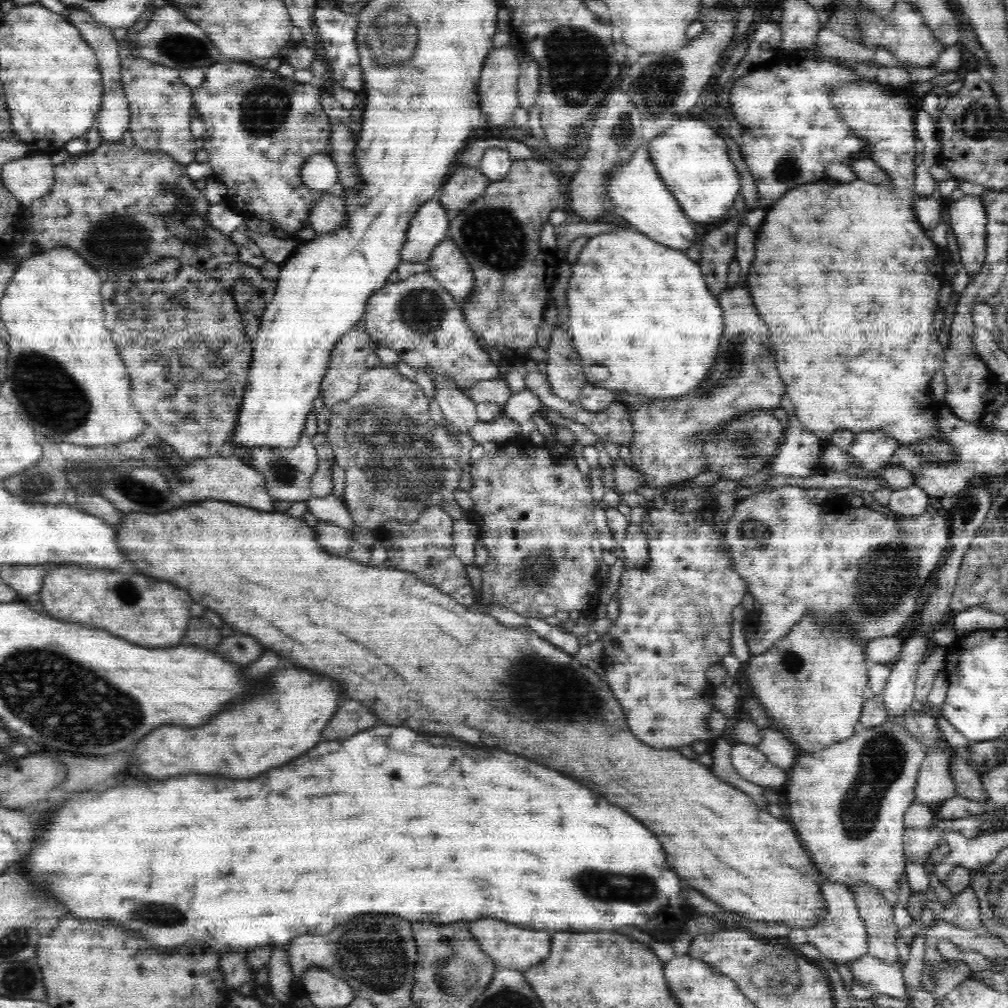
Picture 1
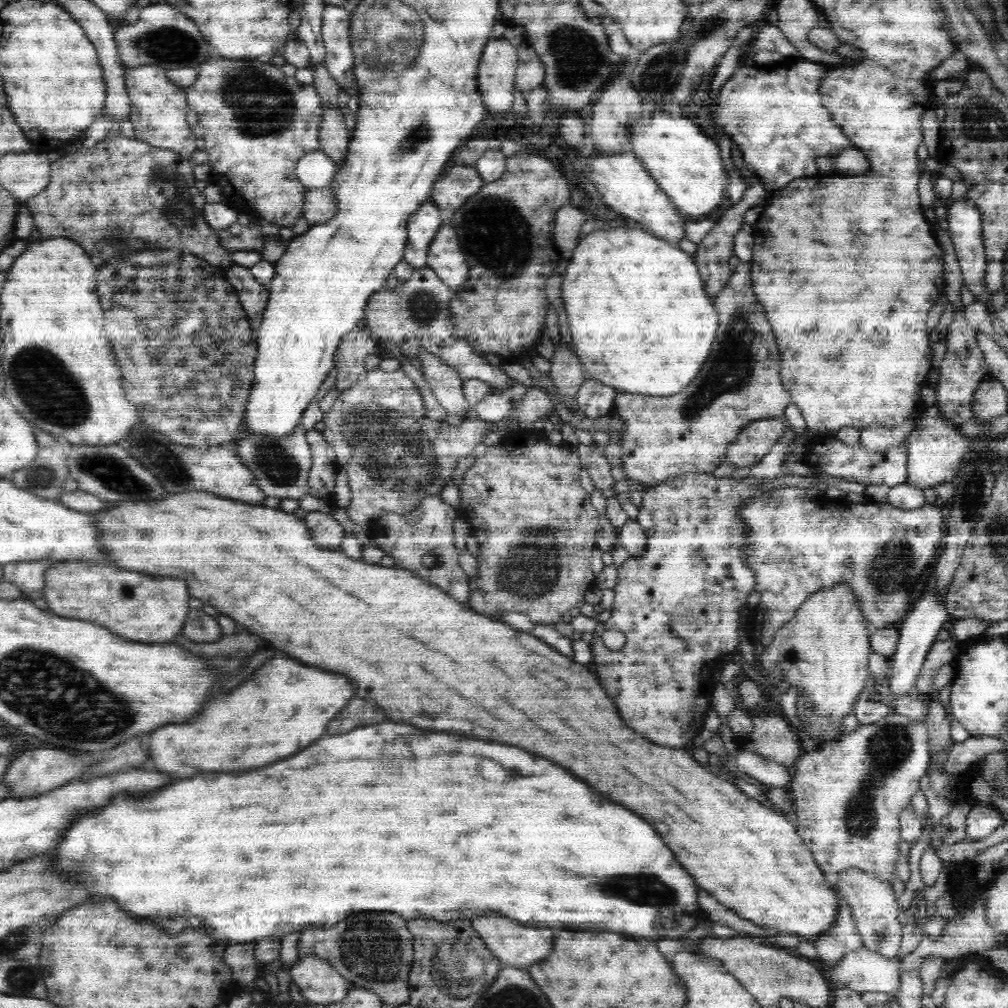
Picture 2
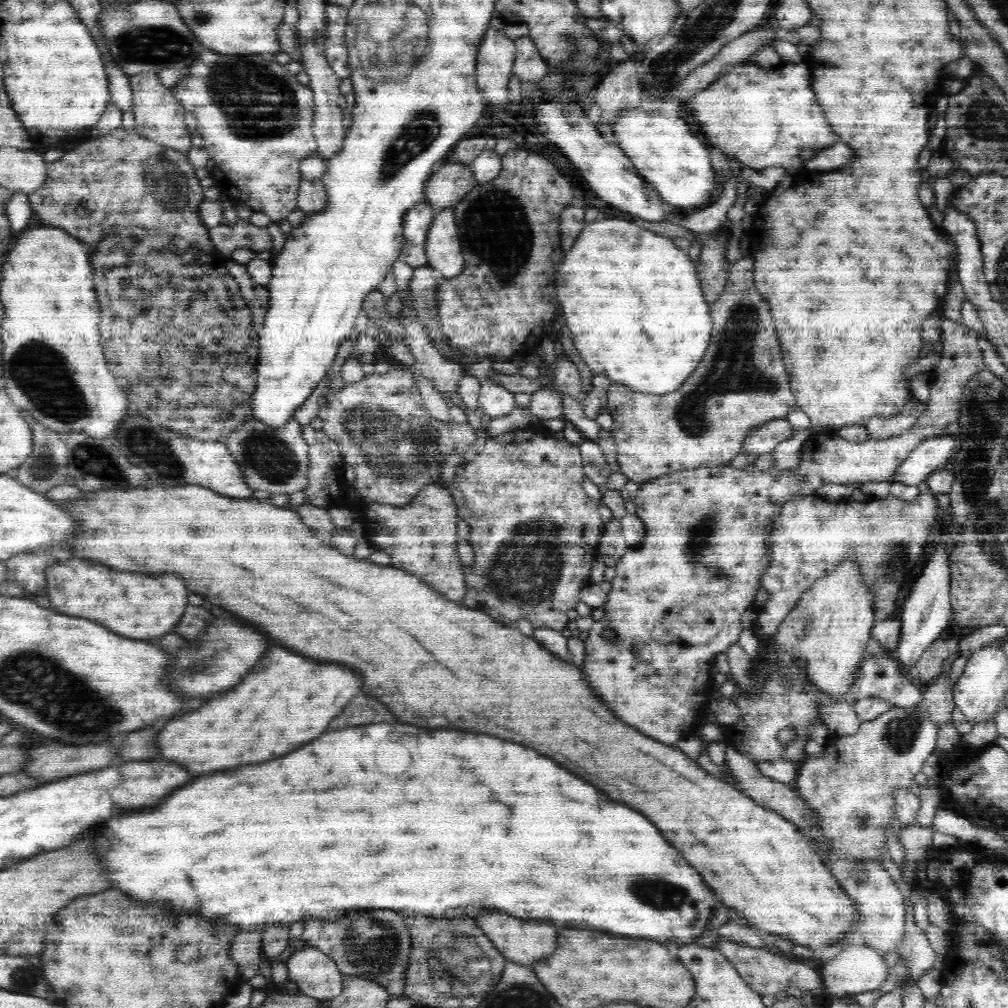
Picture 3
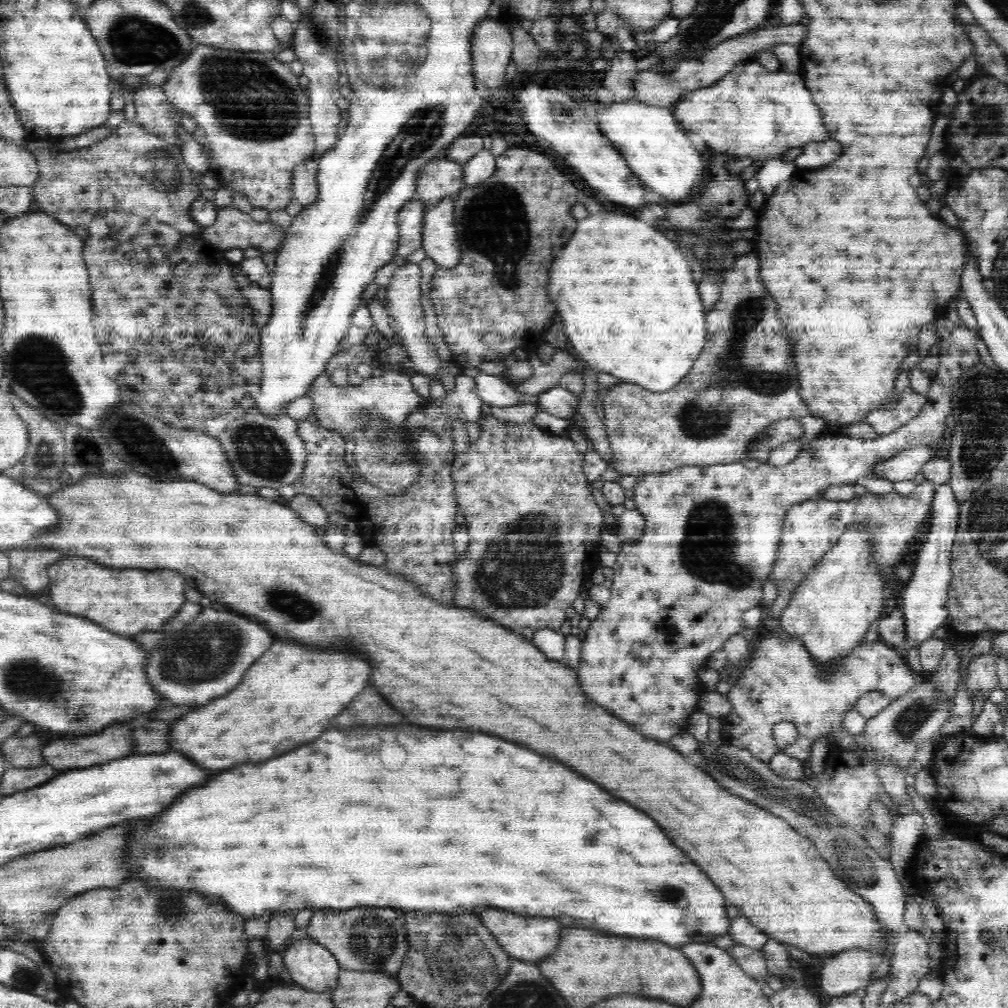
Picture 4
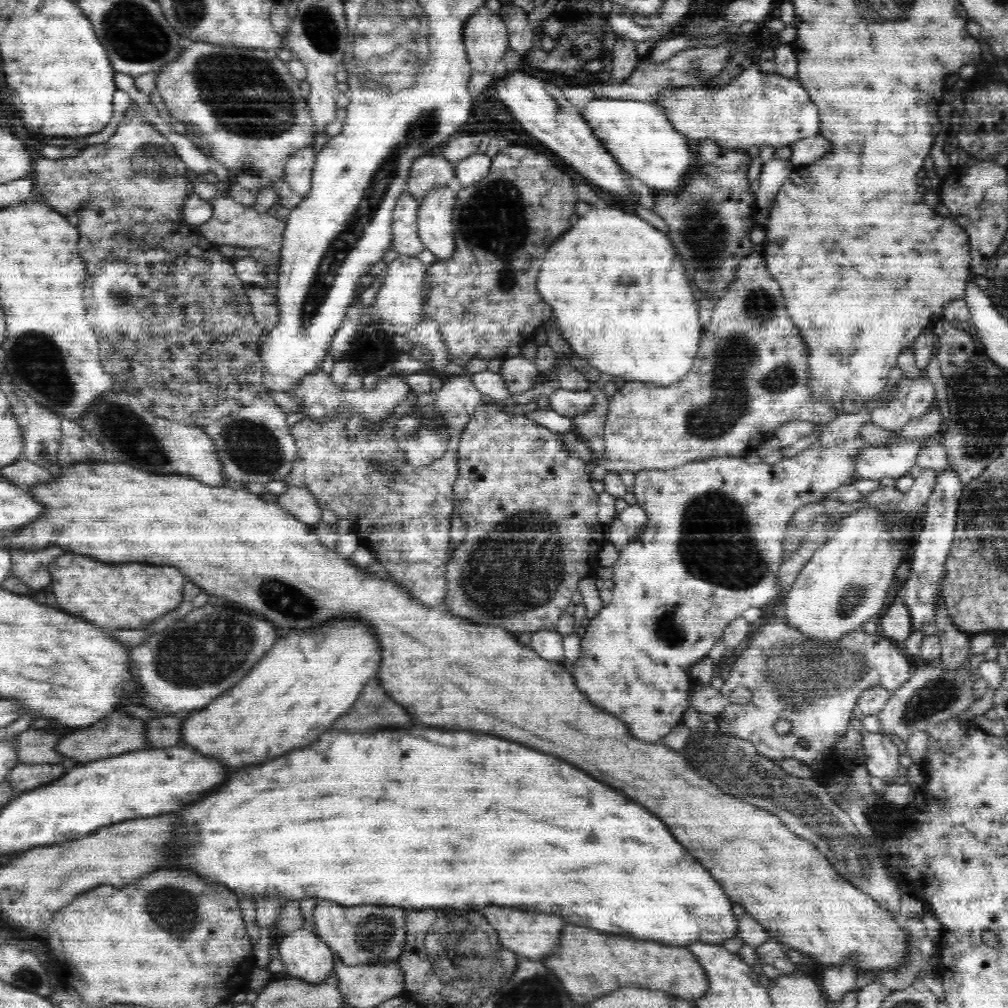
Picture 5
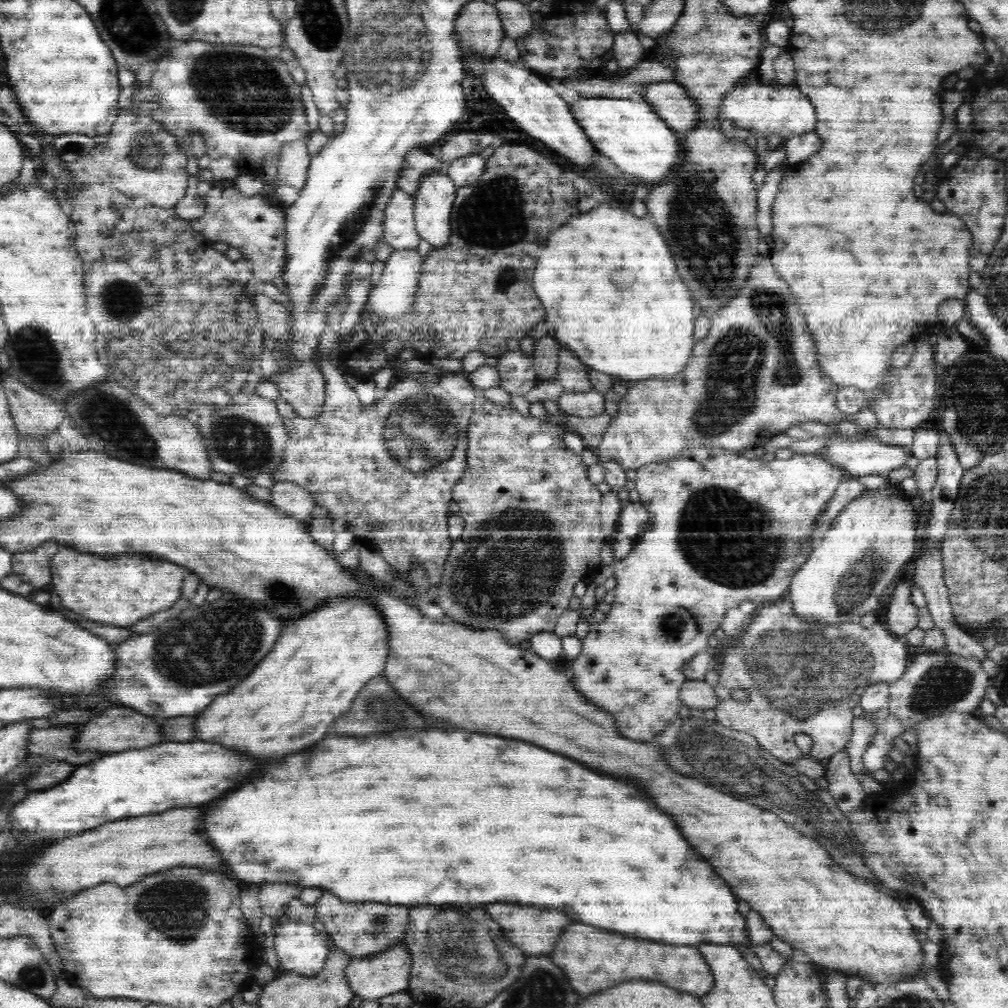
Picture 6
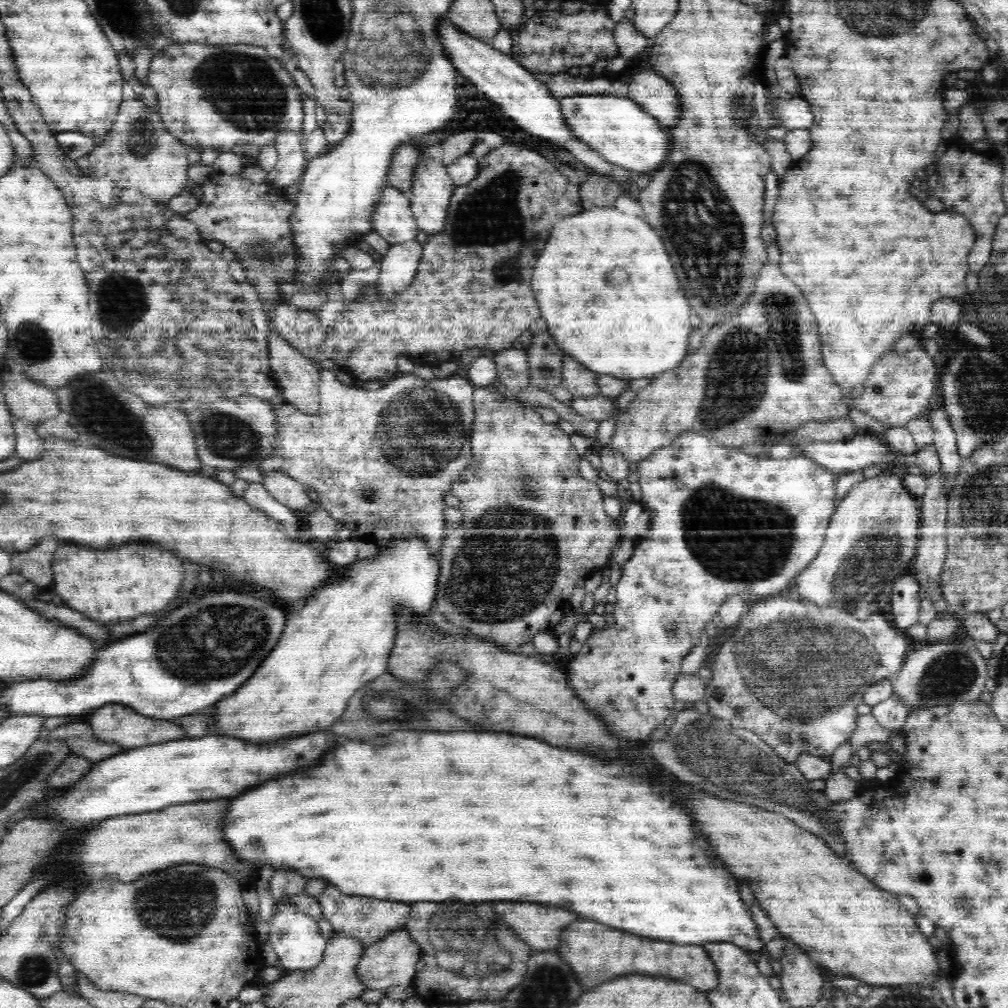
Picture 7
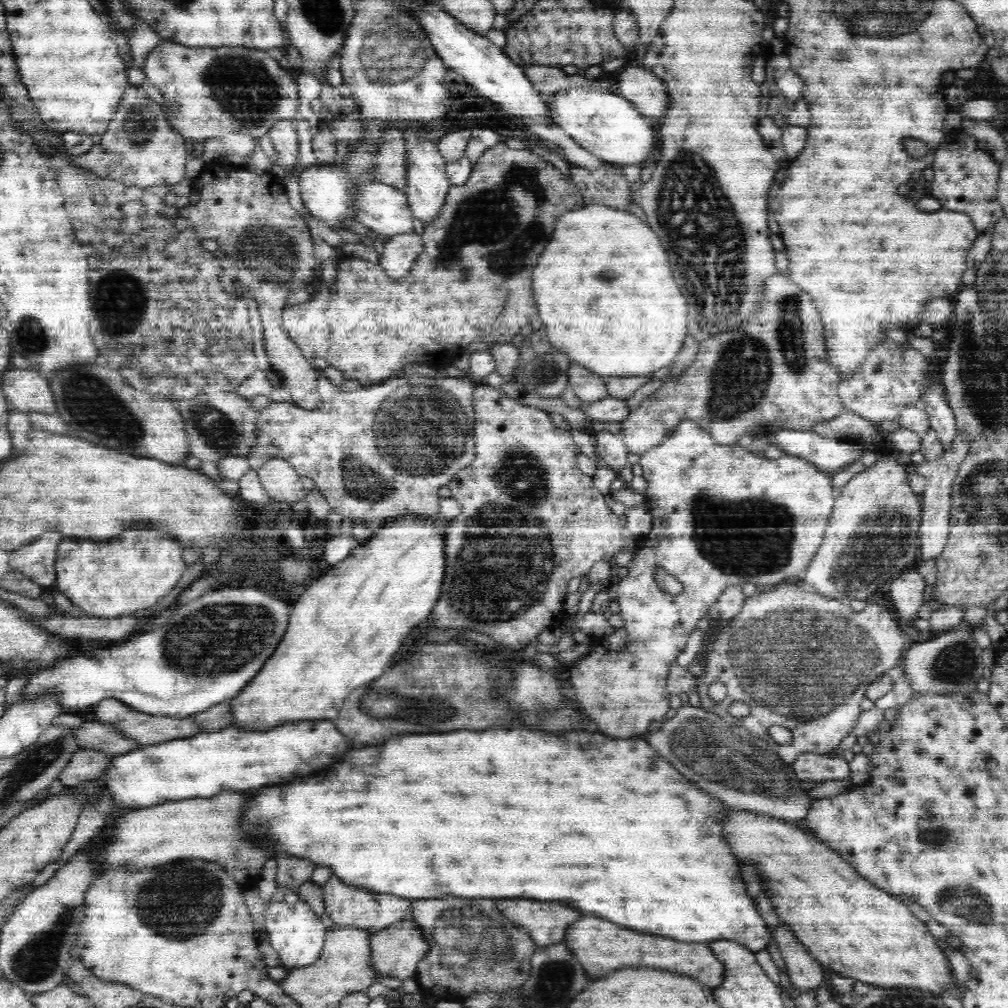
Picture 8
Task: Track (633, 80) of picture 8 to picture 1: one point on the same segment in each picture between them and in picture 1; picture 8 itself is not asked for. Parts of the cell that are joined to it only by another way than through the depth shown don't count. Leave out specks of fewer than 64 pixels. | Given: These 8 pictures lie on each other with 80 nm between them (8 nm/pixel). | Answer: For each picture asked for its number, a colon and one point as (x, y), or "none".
1: (797, 136)
2: (776, 118)
3: (762, 119)
4: (751, 112)
5: (757, 109)
6: (669, 101)
7: (653, 93)

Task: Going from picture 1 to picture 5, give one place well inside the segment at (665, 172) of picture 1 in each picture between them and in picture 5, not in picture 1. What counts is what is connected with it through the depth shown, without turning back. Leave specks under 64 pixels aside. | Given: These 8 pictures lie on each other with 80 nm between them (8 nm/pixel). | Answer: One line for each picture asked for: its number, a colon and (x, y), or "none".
2: (680, 155)
3: (667, 152)
4: (656, 149)
5: (638, 135)

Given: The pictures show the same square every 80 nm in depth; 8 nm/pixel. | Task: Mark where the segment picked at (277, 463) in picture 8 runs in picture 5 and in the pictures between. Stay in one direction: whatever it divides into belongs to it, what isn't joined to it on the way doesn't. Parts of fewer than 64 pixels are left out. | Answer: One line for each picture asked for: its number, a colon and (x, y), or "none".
5: (298, 502)
6: (288, 497)
7: (283, 487)

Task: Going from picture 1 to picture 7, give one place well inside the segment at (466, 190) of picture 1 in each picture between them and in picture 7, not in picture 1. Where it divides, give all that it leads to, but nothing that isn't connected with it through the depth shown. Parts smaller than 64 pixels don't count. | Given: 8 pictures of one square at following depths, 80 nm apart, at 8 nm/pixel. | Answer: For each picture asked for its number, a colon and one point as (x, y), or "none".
2: (459, 183)
3: (446, 185)
4: (442, 177)
5: (432, 170)
6: (418, 163)
7: (399, 174)

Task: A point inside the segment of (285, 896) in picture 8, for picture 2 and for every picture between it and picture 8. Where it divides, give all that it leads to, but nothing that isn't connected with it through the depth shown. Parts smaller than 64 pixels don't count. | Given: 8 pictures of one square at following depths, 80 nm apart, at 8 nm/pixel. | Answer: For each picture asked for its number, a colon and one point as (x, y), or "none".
2: (318, 980)
3: (316, 974)
4: (313, 967)
5: (306, 956)
6: (300, 948)
7: (297, 939)

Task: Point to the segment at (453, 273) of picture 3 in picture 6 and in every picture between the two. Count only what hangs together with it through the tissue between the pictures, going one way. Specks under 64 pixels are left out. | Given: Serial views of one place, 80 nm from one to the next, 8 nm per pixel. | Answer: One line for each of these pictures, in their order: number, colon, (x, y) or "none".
4: (440, 242)
5: (434, 216)
6: (433, 203)

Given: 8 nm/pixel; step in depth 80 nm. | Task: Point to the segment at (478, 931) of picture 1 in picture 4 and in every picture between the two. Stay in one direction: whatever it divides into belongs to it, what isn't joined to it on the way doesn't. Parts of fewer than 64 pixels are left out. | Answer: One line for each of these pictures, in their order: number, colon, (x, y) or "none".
2: (515, 945)
3: (524, 942)
4: (523, 938)

